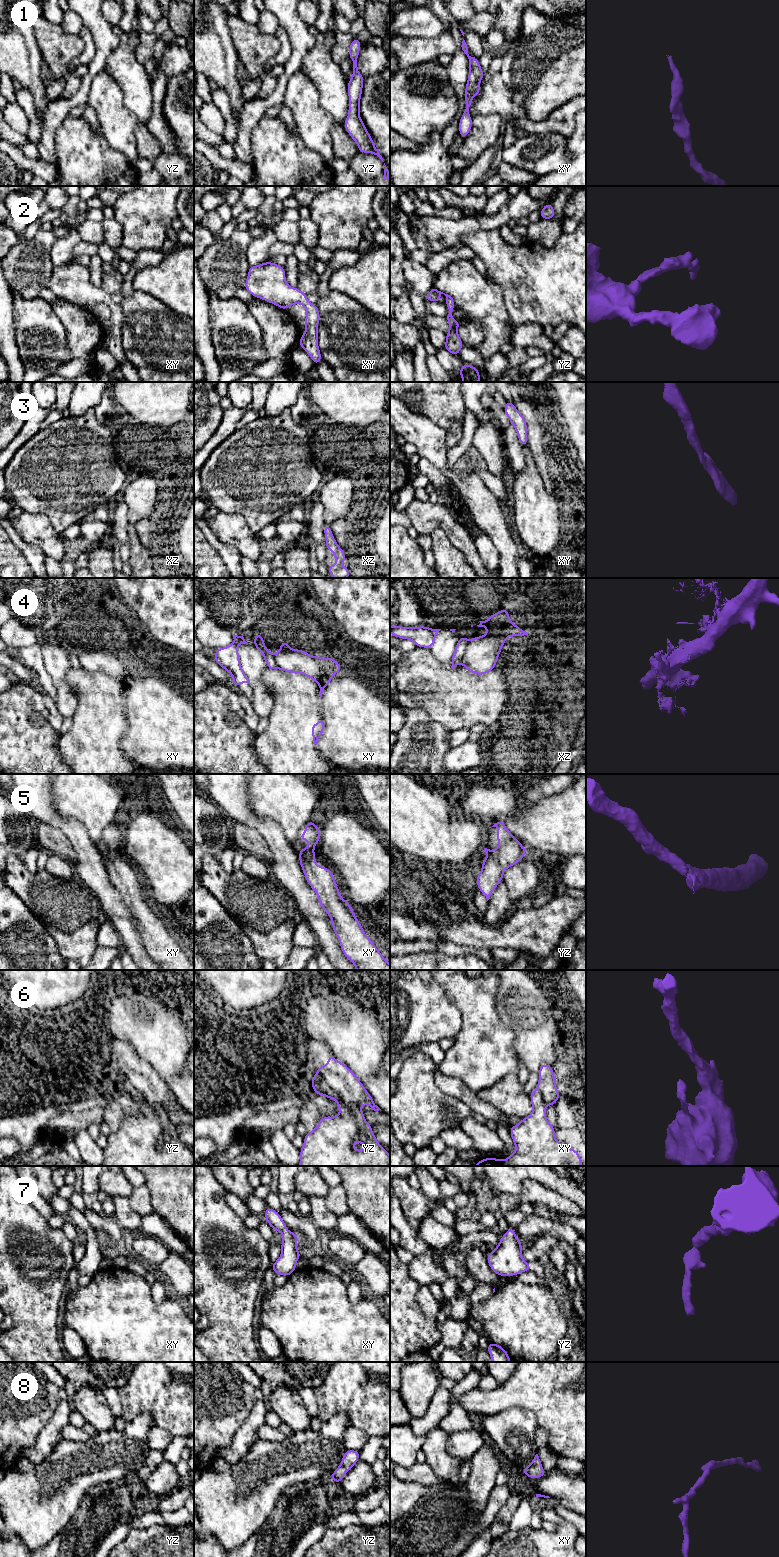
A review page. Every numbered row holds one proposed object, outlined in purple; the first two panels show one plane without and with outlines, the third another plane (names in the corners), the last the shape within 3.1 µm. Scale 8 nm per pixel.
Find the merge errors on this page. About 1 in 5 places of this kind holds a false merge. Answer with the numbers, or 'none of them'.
6

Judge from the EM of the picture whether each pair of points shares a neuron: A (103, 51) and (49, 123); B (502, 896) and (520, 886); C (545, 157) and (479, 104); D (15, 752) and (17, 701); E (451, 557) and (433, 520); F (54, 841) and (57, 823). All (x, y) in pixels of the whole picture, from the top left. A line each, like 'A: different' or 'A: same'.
A: same
B: different
C: different
D: same
E: different
F: different

